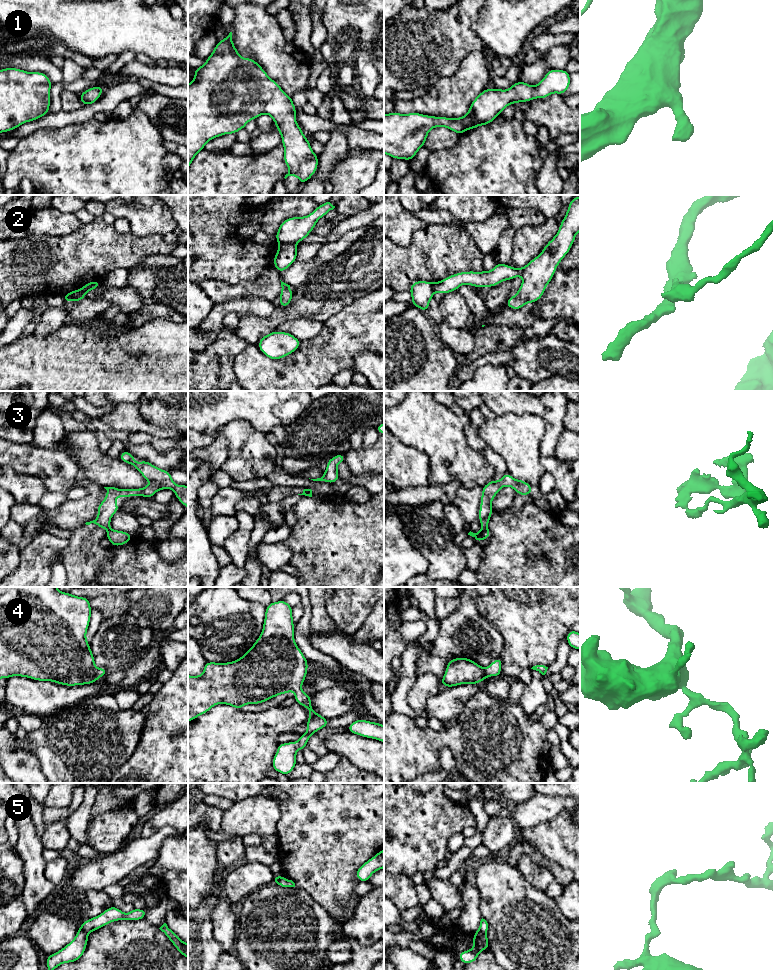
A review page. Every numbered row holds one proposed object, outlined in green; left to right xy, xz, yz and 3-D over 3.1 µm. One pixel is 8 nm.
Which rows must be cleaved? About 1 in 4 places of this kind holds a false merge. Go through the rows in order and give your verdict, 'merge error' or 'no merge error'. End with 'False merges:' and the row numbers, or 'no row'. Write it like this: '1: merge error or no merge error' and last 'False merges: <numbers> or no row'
1: no merge error
2: merge error
3: merge error
4: no merge error
5: merge error
False merges: 2, 3, 5

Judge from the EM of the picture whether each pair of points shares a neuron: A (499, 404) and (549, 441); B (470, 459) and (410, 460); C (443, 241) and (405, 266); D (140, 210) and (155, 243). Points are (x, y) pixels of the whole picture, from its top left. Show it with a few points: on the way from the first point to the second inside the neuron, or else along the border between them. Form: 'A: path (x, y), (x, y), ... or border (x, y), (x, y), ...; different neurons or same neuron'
A: path (518, 404), (537, 404), (553, 422); same neuron
B: border (409, 446), (422, 451), (427, 456), (430, 483); different neurons
C: path (434, 250), (423, 251), (414, 260); same neuron
D: border (129, 231), (139, 236), (162, 235); different neurons

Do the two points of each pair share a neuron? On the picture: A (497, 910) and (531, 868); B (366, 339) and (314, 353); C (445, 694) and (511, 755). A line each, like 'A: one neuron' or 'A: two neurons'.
A: two neurons
B: one neuron
C: two neurons

